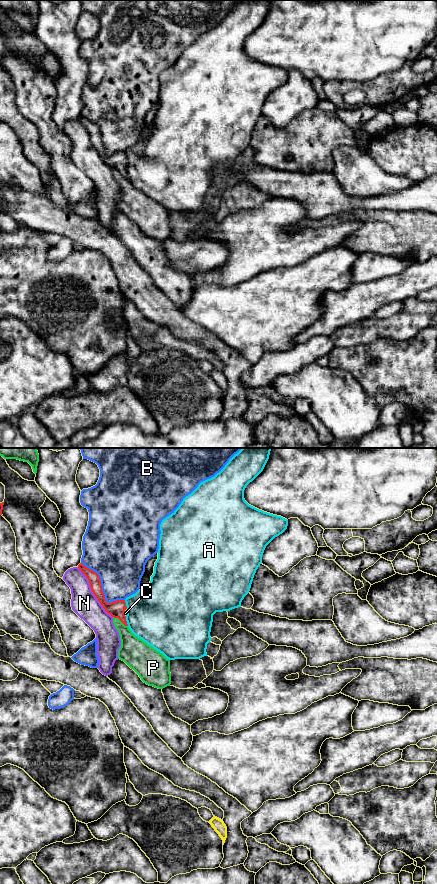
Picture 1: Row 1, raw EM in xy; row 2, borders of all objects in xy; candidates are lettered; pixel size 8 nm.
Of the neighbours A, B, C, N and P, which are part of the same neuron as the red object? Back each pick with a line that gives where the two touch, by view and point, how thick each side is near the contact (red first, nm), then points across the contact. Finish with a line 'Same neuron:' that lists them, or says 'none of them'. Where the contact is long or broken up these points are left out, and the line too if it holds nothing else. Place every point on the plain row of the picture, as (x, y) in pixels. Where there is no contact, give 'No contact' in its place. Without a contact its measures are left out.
C: Touches red at xy (124, 163). Thickness 140 nm (red) against 30 nm. Path across: xy (116, 161), (124, 163), (125, 165)
Same neuron: C

